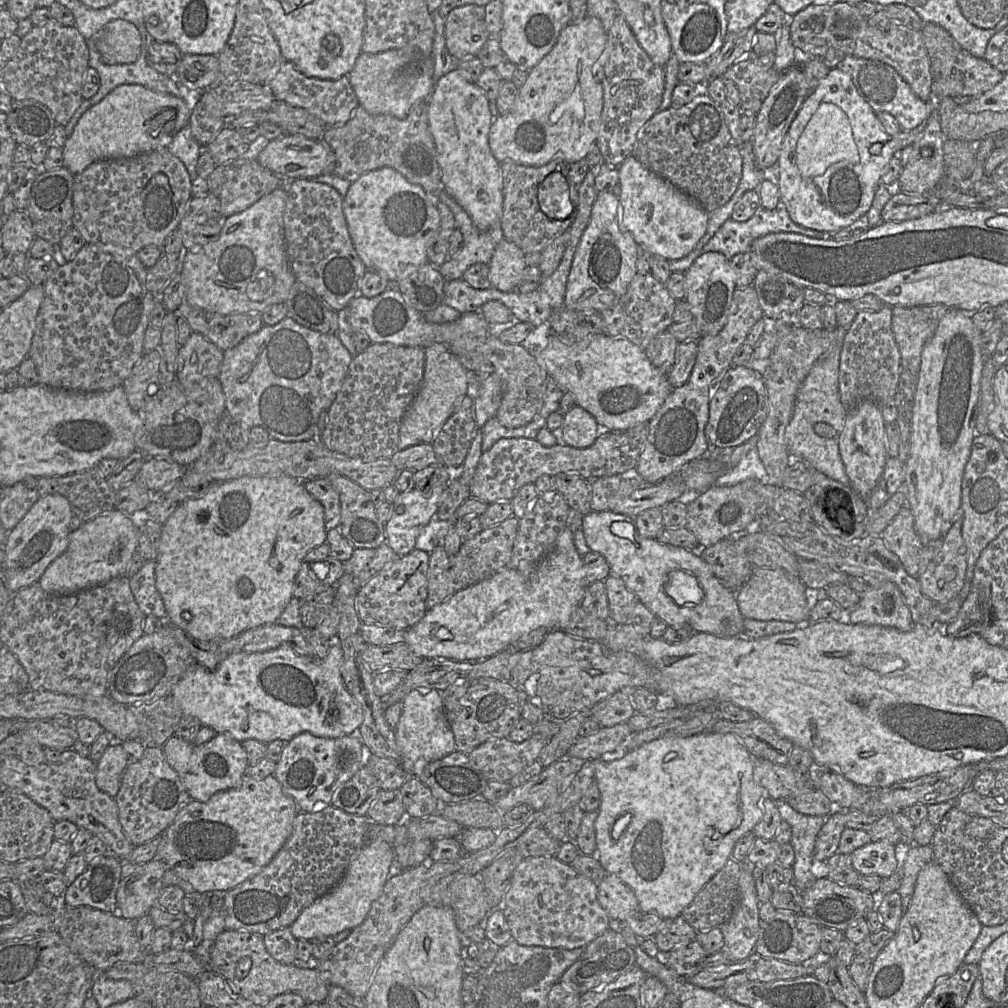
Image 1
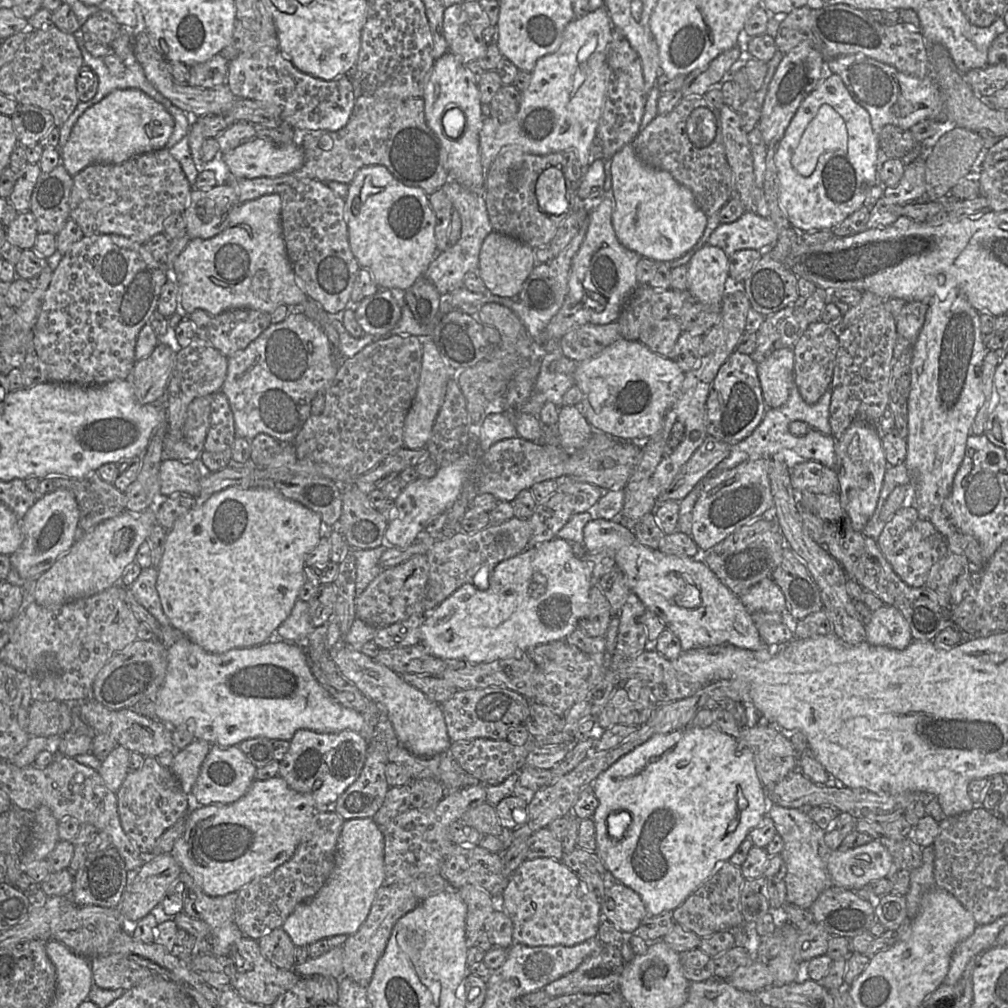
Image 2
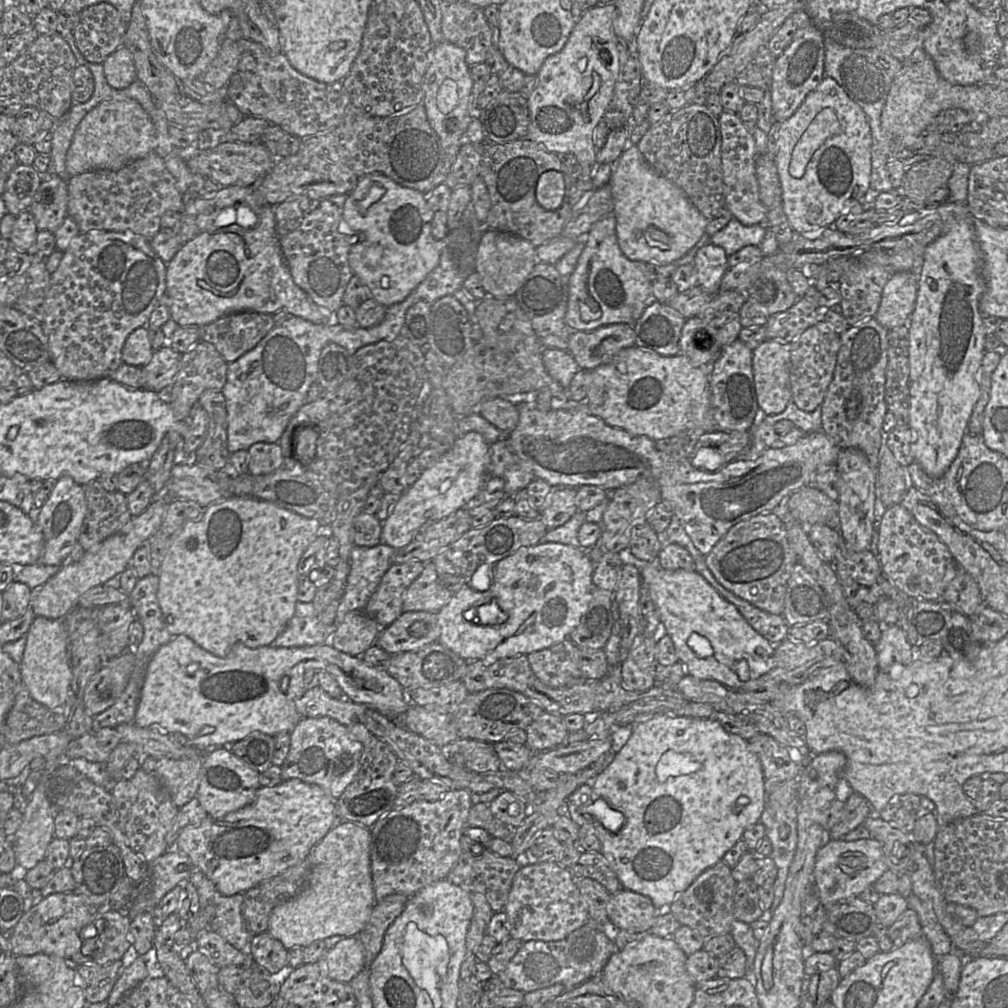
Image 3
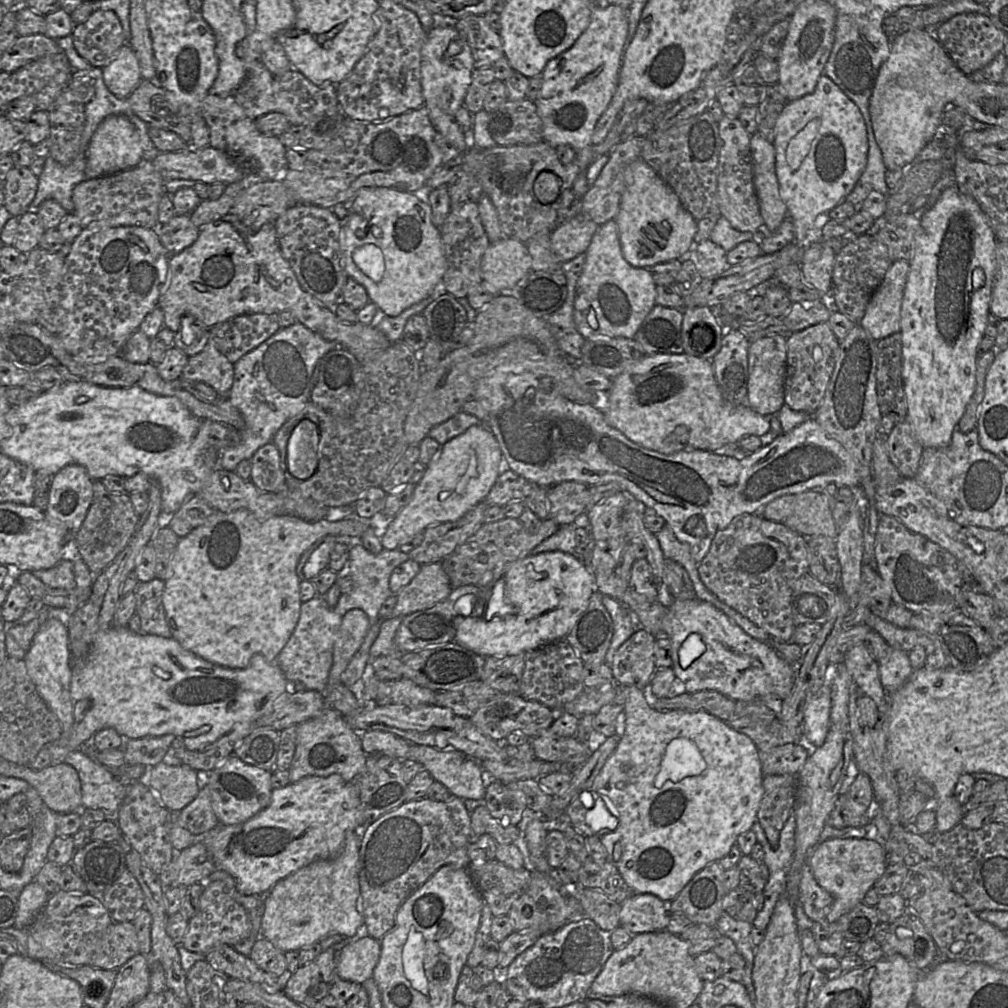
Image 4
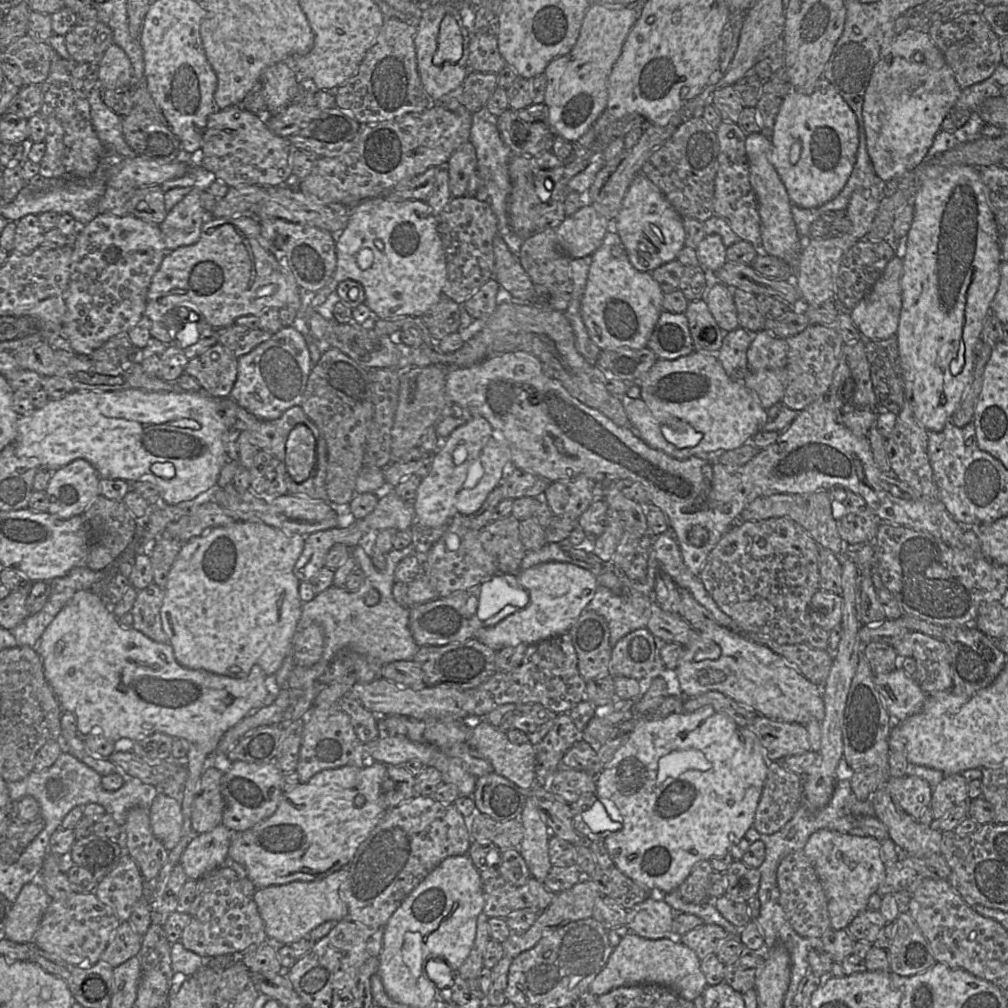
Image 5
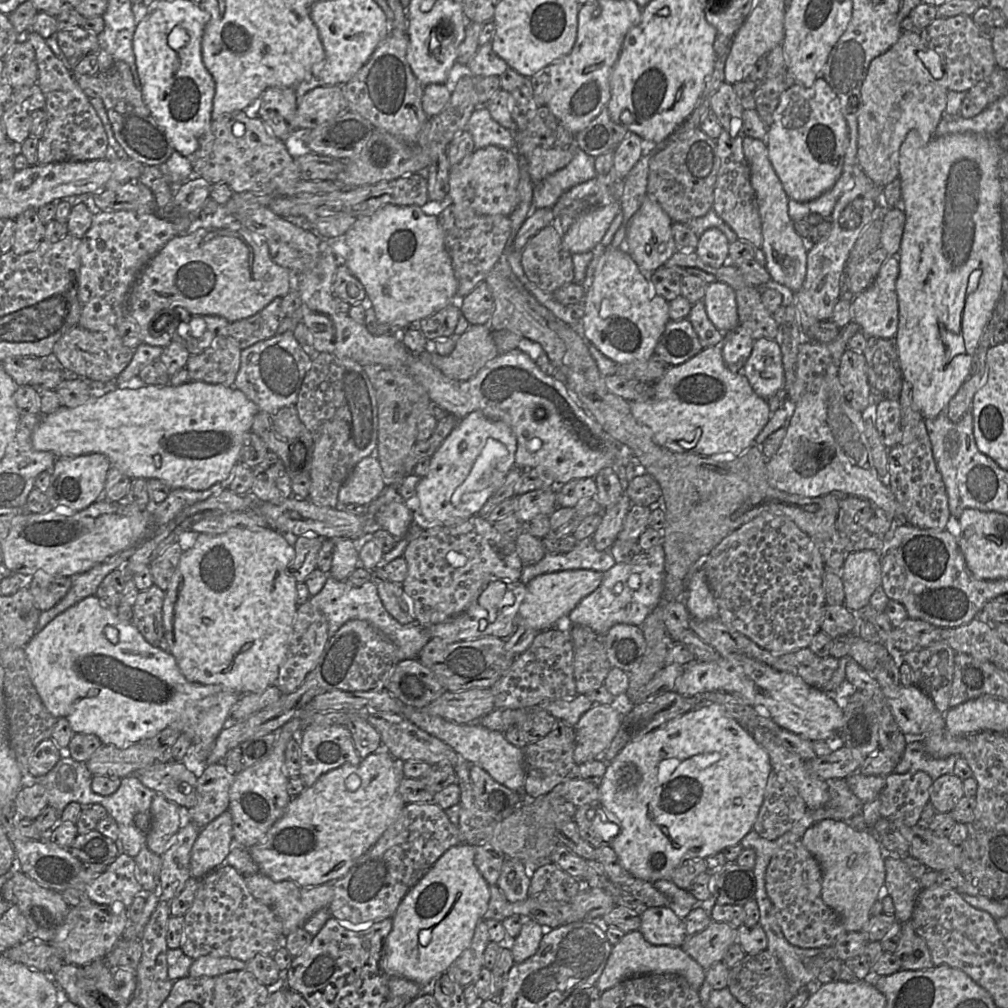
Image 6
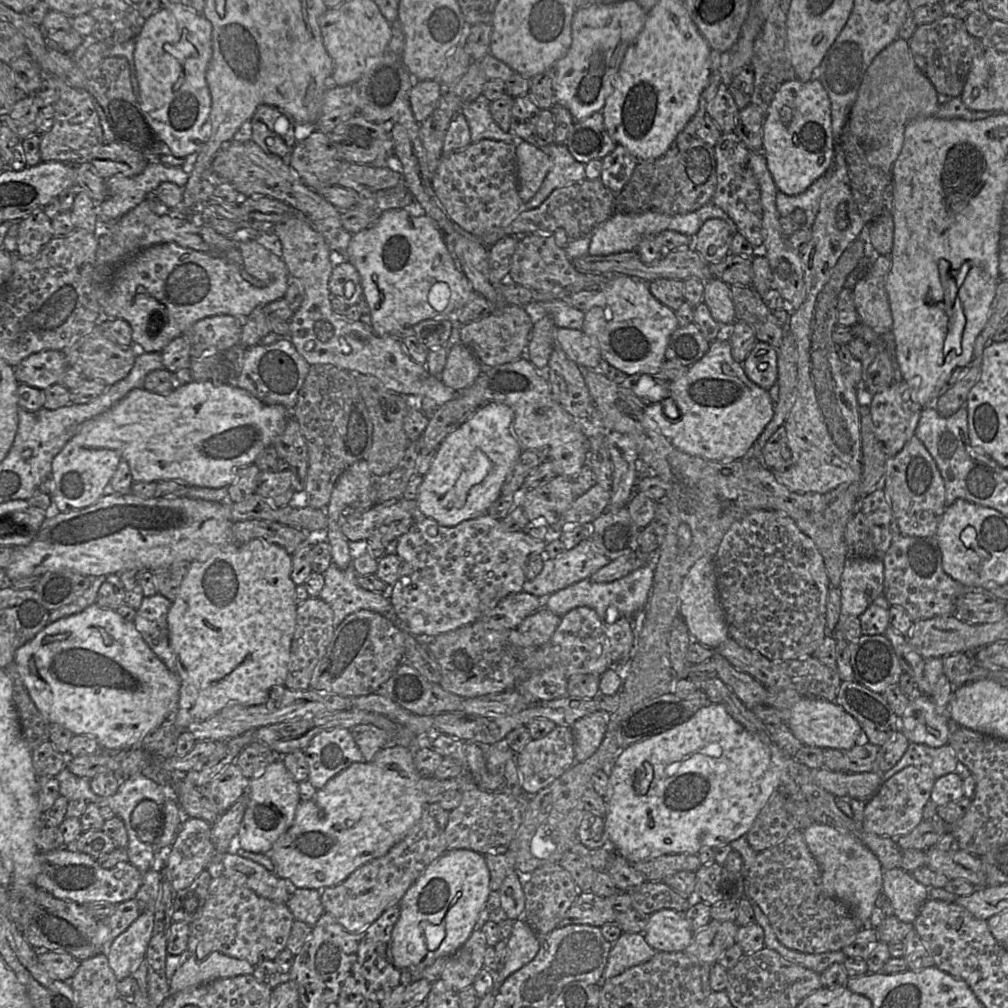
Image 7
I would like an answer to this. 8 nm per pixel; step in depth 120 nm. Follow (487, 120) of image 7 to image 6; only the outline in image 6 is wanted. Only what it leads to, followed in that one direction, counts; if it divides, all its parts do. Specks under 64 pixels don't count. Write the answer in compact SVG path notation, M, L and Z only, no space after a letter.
M478 106L473 111L466 129L472 135L476 149L495 145L518 155L514 134L496 122L486 106Z

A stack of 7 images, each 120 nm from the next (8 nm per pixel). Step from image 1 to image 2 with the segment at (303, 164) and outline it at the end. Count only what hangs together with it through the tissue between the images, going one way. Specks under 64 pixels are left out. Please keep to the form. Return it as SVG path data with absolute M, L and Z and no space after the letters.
M255 137L222 155L222 160L236 178L276 177L299 170L304 151L296 142L278 145Z

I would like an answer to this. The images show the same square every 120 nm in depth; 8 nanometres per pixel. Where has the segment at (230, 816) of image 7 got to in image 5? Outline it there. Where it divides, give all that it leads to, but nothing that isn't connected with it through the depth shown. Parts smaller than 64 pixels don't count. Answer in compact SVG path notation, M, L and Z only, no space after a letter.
M223 824L211 831L194 834L179 863L189 879L199 880L208 872L221 867L228 857L233 832Z

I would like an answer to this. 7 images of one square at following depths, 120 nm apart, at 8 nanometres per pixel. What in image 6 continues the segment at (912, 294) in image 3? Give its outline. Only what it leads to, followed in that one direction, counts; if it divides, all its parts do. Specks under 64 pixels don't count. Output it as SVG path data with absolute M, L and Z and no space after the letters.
M889 256L881 265L872 284L856 295L851 302L852 320L860 326L866 337L894 338L898 330L898 297L896 280L899 274L899 261Z

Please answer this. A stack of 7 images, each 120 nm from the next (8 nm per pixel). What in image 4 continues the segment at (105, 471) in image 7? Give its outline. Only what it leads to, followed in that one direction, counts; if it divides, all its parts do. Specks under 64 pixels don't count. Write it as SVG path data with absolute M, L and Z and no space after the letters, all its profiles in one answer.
M79 464L63 467L51 479L45 514L61 522L69 535L75 536L83 523L93 500L94 481Z

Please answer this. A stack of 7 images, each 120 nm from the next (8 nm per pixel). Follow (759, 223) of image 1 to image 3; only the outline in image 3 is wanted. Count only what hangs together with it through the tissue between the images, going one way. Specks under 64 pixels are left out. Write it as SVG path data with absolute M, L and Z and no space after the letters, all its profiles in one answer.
M733 217L723 229L710 237L710 243L722 247L730 256L745 246L760 246L765 233L764 224L745 226Z

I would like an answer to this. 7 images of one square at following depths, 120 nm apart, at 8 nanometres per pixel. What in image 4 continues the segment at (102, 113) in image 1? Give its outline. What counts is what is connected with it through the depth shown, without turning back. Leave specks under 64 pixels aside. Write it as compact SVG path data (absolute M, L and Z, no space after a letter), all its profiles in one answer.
M110 115L97 127L86 152L85 174L87 179L114 174L138 165L143 156L140 135L131 121L122 115Z

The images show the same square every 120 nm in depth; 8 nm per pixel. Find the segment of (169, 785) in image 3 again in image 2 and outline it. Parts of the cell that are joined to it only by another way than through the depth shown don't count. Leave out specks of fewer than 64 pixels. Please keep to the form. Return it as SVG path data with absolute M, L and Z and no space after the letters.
M194 739L182 750L175 750L170 770L179 780L186 795L190 795L200 772L200 767L209 752L210 743Z

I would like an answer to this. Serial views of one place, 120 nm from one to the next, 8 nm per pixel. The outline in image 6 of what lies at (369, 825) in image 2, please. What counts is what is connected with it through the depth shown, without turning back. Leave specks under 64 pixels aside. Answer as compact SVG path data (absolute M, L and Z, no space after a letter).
M260 872L248 875L244 879L251 895L258 902L269 907L280 920L285 937L296 928L303 927L304 923L317 911L329 907L334 895L333 882L317 886L300 886L291 880L274 882Z

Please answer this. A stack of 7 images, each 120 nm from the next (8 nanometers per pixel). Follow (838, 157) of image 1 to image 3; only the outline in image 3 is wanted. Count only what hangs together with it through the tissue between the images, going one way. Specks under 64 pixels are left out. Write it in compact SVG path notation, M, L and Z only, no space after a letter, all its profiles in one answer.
M833 109L821 110L797 141L792 151L789 173L795 178L801 178L814 152L829 137L840 132L841 126Z

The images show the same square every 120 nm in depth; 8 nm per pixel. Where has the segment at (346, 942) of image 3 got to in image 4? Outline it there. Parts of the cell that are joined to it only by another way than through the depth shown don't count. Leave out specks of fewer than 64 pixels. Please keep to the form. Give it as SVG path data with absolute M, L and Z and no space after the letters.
M369 936L348 939L342 948L337 973L343 979L362 984L373 977L373 970L380 957L380 942Z

